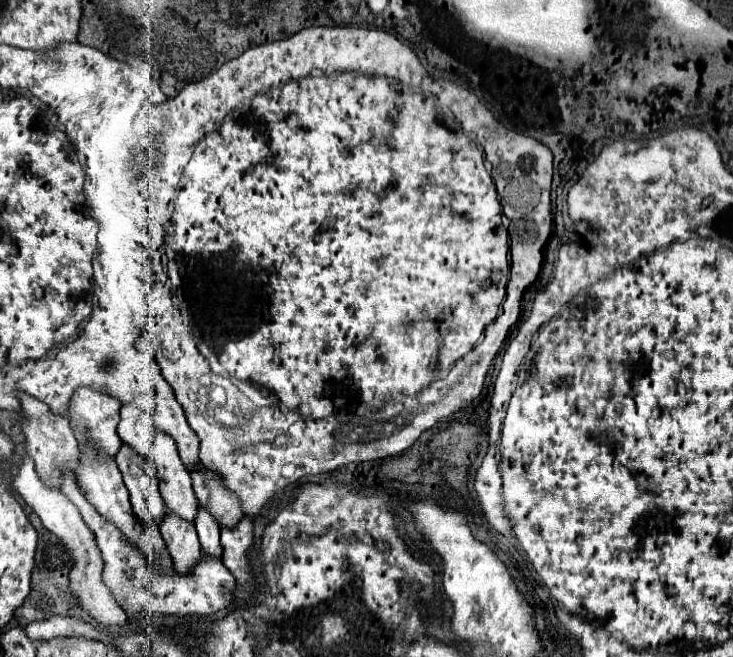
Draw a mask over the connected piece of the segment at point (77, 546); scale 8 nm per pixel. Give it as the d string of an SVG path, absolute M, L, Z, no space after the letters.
M25 456L23 466L17 470L17 474L13 476L13 488L23 496L23 500L33 508L33 512L39 516L41 524L53 532L69 550L71 554L71 562L73 566L69 568L69 588L71 588L71 596L75 598L77 606L85 612L85 616L89 620L93 620L97 626L101 628L111 628L115 622L125 622L127 616L123 614L123 610L117 608L117 604L111 598L109 588L105 586L103 578L101 578L101 556L99 550L95 548L95 536L91 534L91 530L85 526L85 522L81 520L77 508L69 502L69 498L59 492L59 490L51 490L47 488L37 472L35 472L35 464L29 460L29 456Z

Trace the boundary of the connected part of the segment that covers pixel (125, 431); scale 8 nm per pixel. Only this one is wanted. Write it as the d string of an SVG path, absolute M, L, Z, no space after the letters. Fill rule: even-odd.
M139 396L131 404L121 406L121 422L117 426L119 438L145 460L151 460L151 432L155 432L153 410L151 398Z

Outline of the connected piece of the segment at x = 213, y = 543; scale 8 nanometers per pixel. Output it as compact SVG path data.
M199 510L197 520L195 520L195 528L197 528L197 534L199 534L199 542L201 542L203 554L221 558L221 554L223 554L223 548L219 544L219 532L221 530L219 530L215 520L205 510Z

